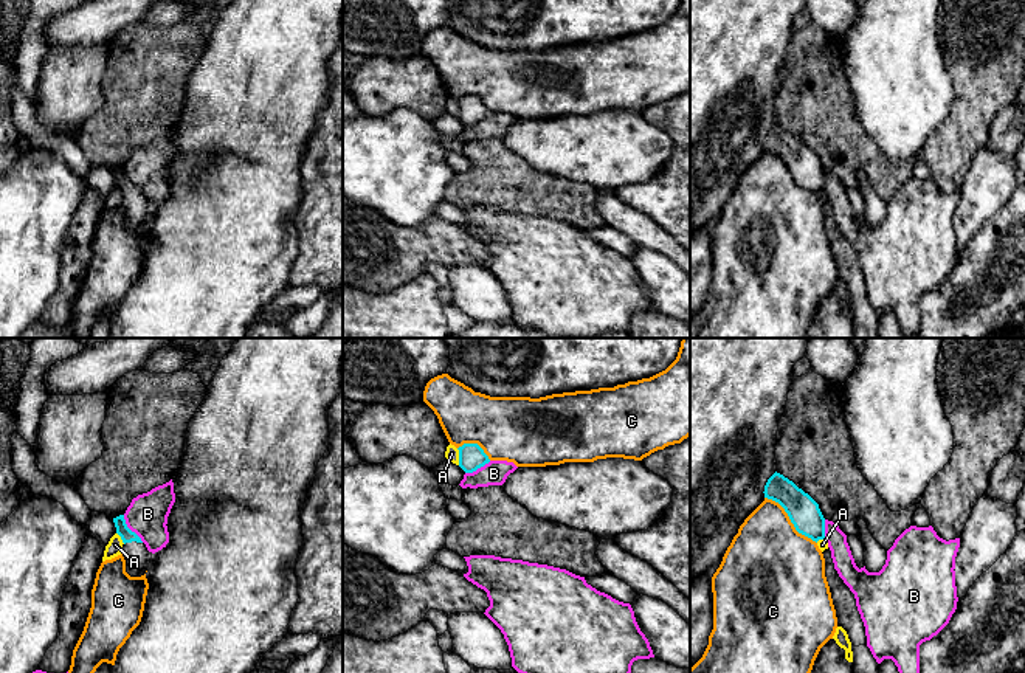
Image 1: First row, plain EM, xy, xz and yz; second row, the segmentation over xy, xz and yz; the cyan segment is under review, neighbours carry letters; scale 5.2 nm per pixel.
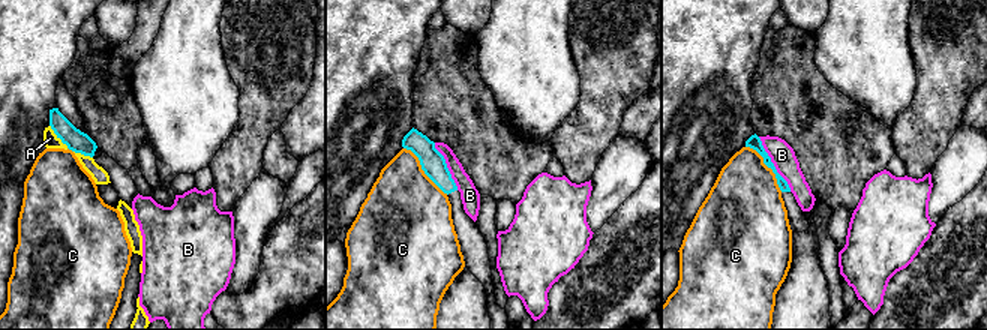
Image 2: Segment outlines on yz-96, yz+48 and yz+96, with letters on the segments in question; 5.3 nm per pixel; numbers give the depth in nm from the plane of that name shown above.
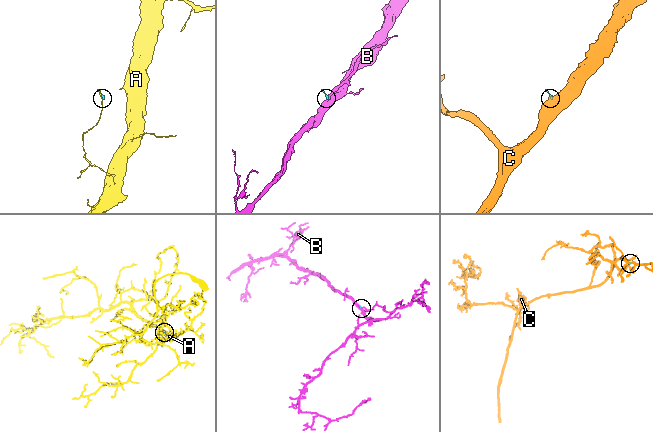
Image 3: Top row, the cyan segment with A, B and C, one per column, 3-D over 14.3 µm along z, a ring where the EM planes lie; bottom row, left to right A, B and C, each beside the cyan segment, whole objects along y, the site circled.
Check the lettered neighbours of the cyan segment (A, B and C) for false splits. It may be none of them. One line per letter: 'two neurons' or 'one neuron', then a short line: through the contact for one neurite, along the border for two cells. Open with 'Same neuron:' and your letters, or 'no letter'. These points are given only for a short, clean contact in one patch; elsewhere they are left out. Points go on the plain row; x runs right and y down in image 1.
Same neuron: no letter
A: two neurons
B: two neurons | xy (123, 168), (127, 179), (143, 194)
C: two neurons | yz (765, 149), (776, 154), (793, 179), (816, 196)

